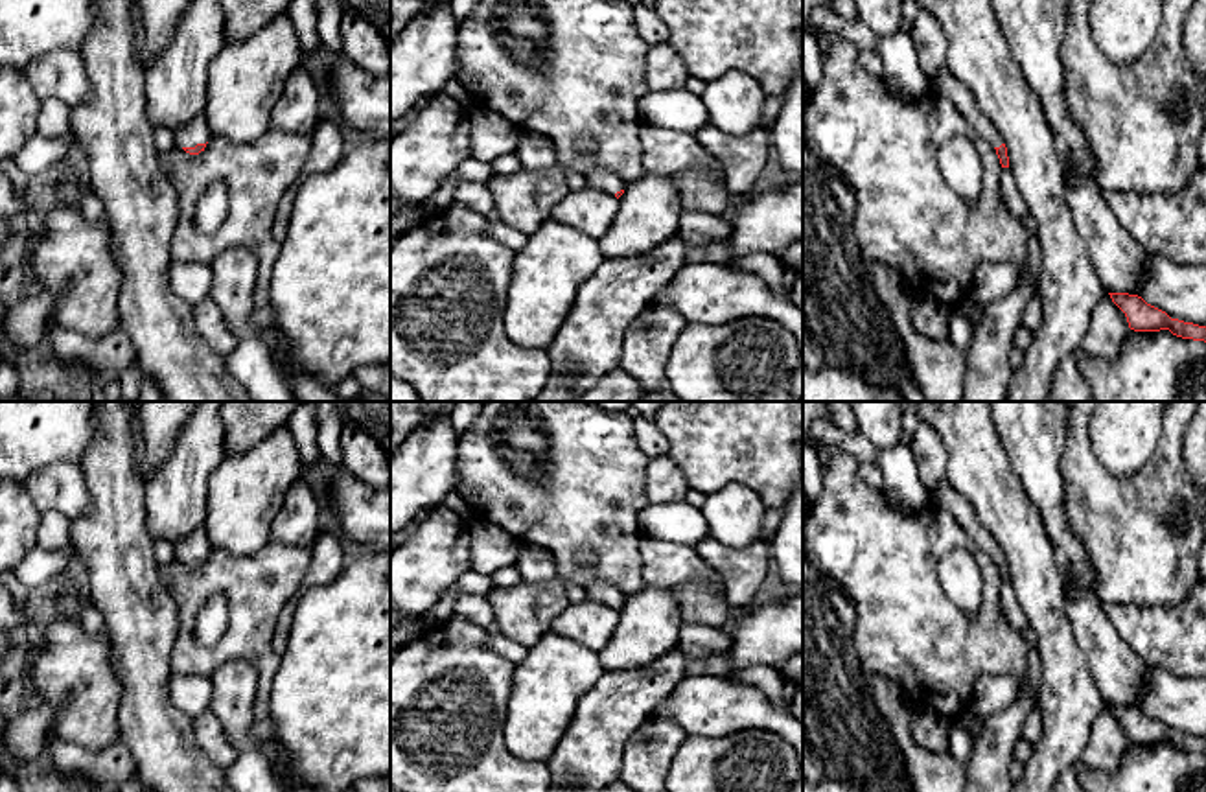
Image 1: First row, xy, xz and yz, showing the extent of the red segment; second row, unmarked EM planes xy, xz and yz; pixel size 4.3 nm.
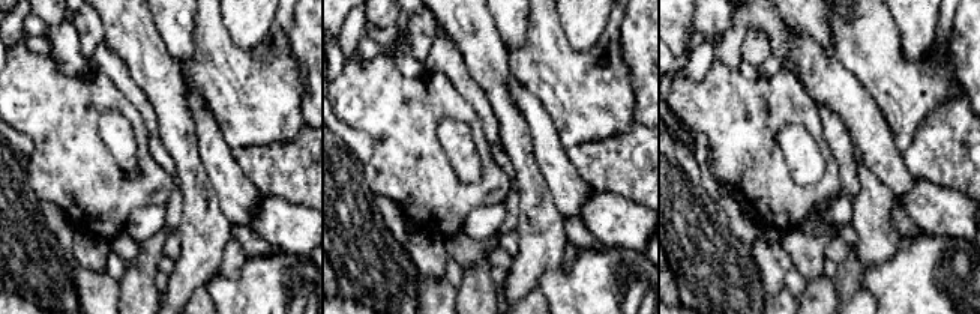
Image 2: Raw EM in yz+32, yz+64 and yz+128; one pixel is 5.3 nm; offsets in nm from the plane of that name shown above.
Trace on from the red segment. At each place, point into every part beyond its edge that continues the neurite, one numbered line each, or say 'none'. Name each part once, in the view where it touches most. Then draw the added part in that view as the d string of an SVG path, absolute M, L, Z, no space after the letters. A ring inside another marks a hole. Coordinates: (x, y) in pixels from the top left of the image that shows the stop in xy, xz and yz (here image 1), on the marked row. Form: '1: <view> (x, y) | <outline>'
1: xy (197, 131) | M199 114L191 123L175 131L175 144L179 147L195 147L197 144L206 144L210 138L212 131L204 114Z

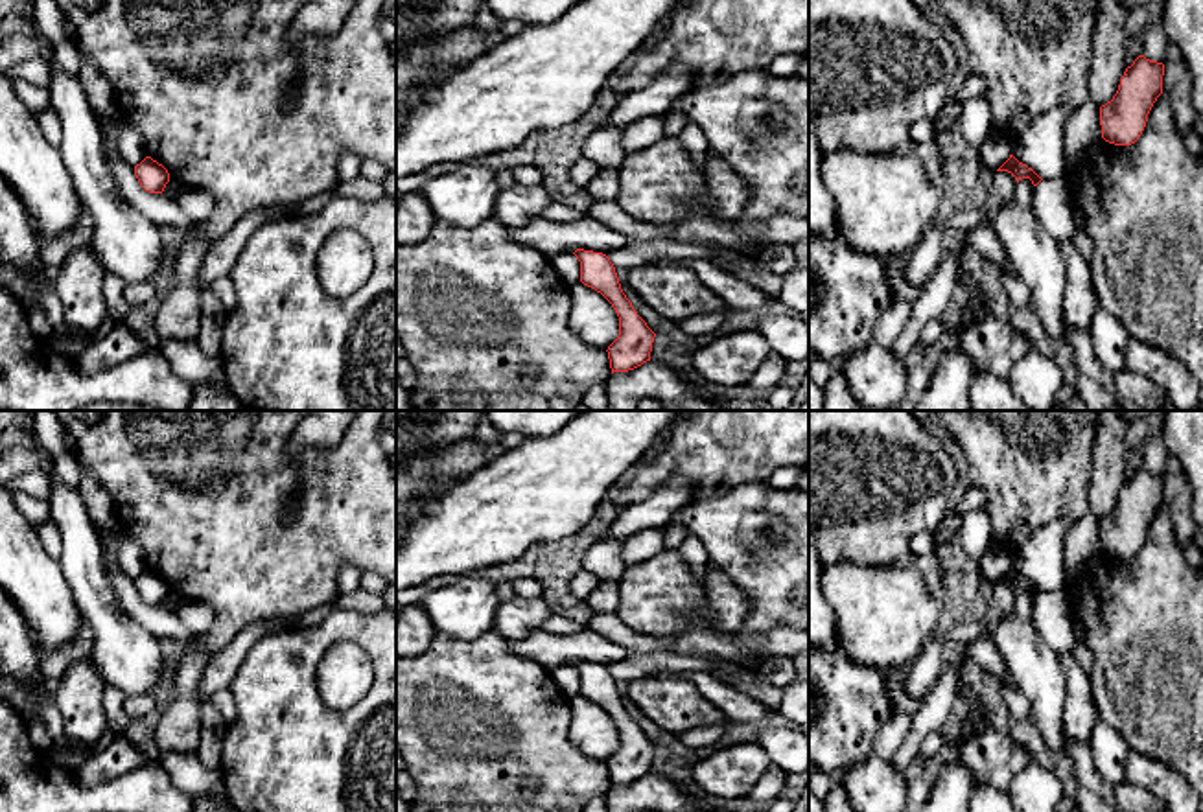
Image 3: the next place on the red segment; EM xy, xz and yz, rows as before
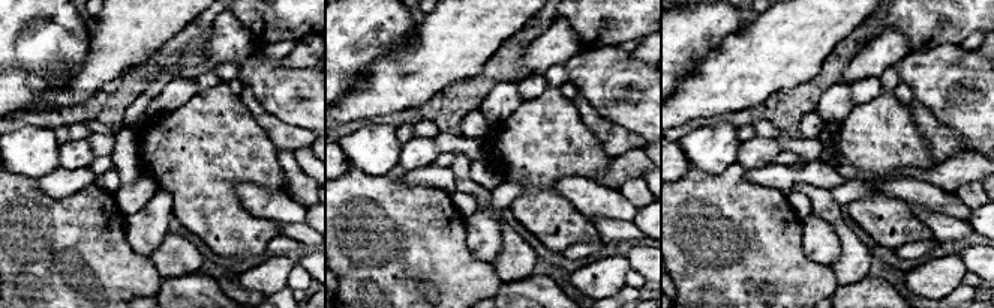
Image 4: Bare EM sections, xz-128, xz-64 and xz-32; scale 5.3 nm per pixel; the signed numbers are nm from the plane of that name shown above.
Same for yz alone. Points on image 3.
none

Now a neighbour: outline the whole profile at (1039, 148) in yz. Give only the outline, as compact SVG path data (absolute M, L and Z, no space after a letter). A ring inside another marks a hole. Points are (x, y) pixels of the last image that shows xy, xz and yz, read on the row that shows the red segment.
M1069 105L1050 109L1011 144L1011 155L1043 180L1063 180L1065 177L1065 127L1074 110L1076 107Z

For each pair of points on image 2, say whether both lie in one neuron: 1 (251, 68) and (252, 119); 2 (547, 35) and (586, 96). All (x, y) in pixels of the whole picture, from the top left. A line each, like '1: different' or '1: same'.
1: same
2: same

